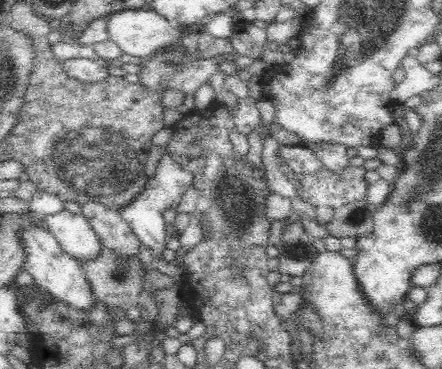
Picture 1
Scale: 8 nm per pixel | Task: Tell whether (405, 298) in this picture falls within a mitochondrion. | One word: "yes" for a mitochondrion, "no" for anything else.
no

